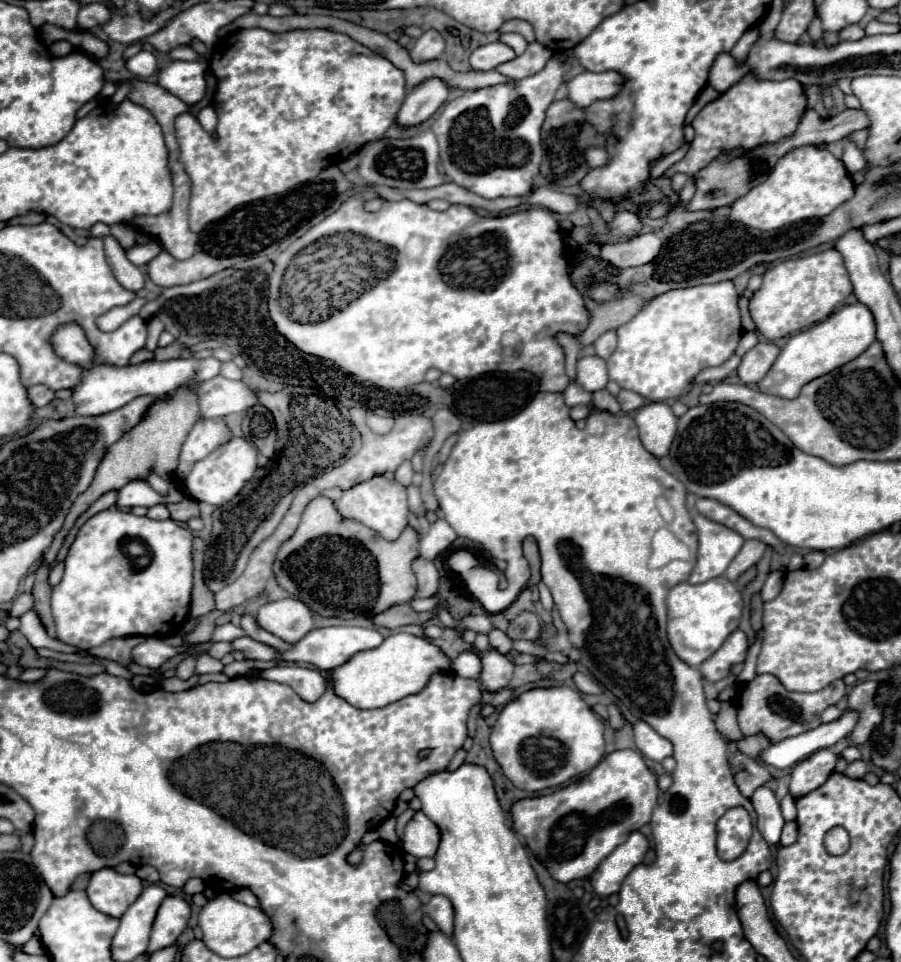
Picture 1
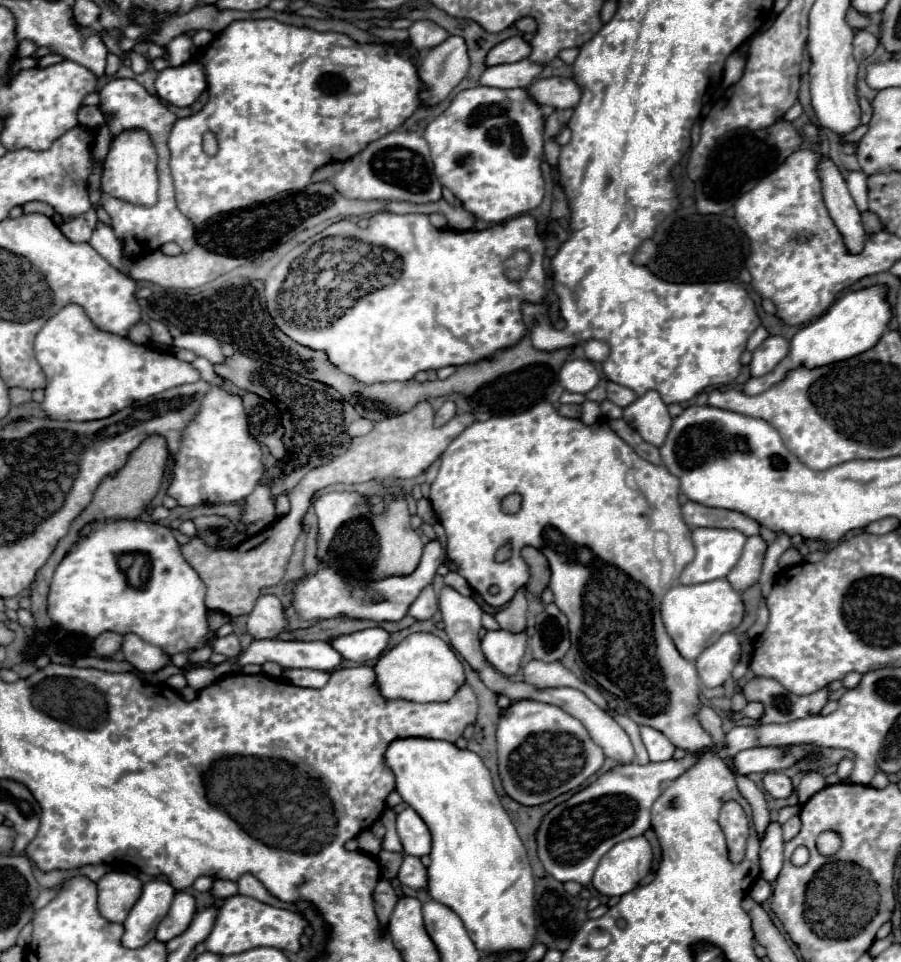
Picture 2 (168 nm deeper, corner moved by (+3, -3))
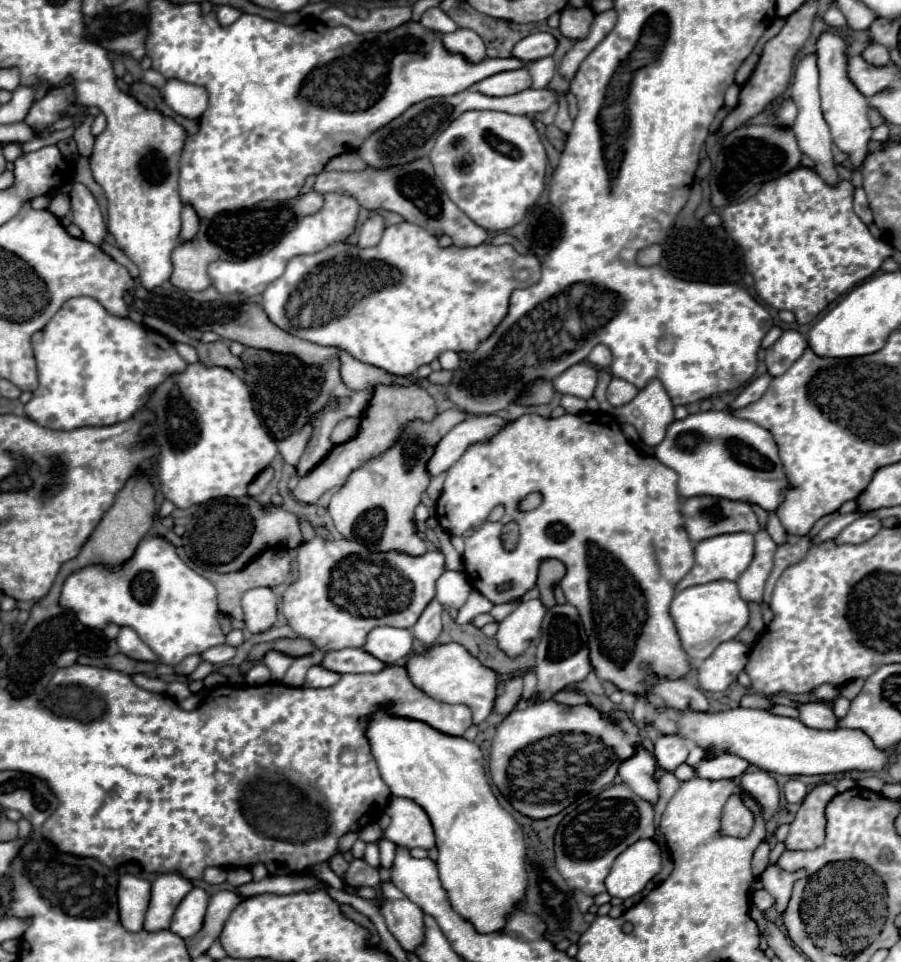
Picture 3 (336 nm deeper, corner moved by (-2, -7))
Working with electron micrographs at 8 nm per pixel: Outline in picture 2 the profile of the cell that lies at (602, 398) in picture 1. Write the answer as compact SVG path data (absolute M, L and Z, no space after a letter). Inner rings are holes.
M603 377L599 383L597 383L597 387L595 389L591 389L591 393L587 393L585 397L589 399L589 401L595 401L595 403L603 403L605 401L605 387L607 387L607 379Z

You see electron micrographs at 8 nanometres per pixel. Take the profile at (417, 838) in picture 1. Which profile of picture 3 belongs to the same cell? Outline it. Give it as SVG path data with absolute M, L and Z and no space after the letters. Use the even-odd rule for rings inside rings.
M392 797L386 807L386 813L392 817L392 823L388 829L381 829L377 823L370 823L360 829L358 837L365 843L378 839L390 839L396 845L404 845L406 849L434 847L432 823L424 813L424 809L418 807L414 801Z

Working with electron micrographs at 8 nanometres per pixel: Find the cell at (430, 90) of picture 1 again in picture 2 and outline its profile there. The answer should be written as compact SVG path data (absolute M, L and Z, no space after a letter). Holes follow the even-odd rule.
M459 35L447 37L443 43L431 47L425 59L419 63L419 75L423 81L423 103L437 105L469 71L467 43Z

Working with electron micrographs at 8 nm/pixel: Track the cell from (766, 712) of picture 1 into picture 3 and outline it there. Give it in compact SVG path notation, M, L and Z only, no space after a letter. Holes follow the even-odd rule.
M808 701L802 705L796 705L796 709L800 711L798 719L812 729L834 729L836 727L834 711L822 701Z

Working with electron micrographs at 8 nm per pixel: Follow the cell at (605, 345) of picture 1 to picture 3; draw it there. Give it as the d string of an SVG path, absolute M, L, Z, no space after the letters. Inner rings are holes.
M596 345L596 347L590 351L588 361L590 361L592 365L598 365L598 367L610 367L610 363L612 363L612 353L610 353L610 349L608 349L606 345Z

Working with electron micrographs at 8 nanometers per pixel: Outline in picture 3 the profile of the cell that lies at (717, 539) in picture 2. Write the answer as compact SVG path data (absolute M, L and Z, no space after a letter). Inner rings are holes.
M726 533L724 537L710 537L708 541L696 543L696 563L690 573L676 585L676 591L682 591L692 585L710 583L718 579L736 581L740 573L750 565L754 557L754 535L752 533Z

